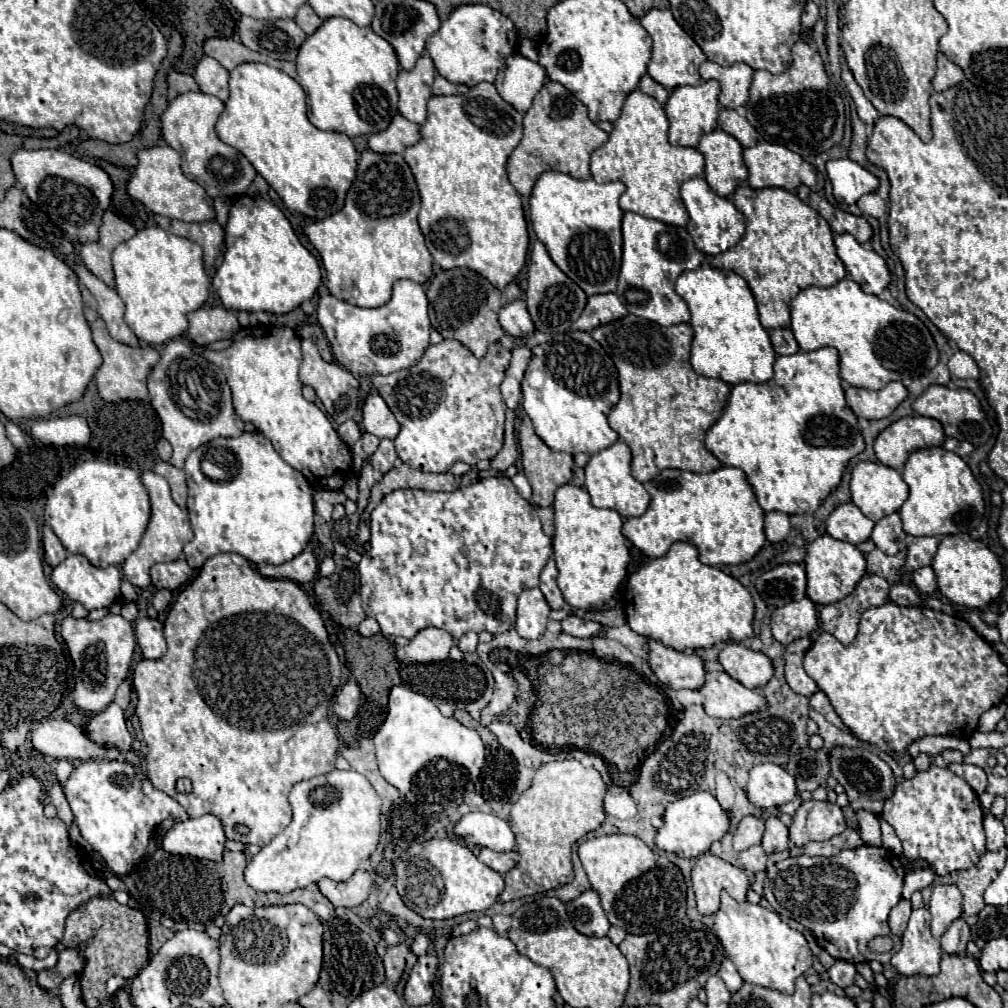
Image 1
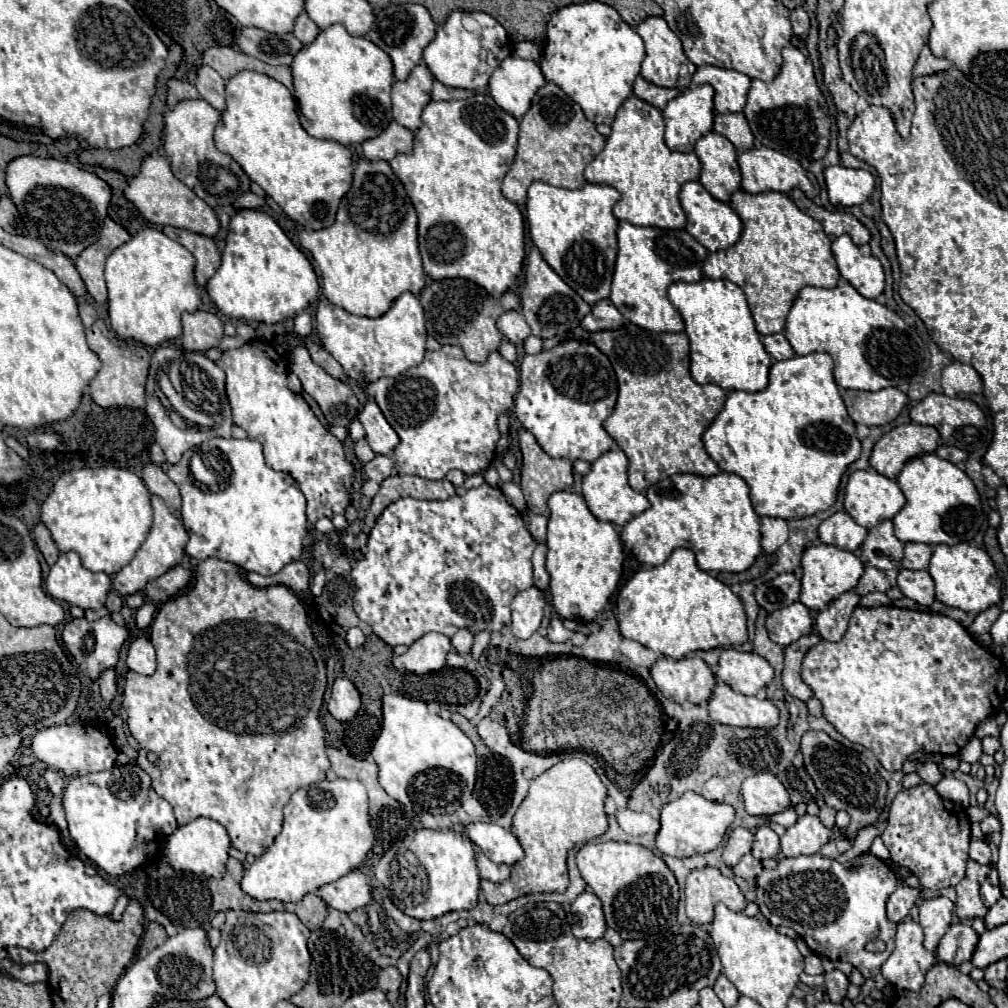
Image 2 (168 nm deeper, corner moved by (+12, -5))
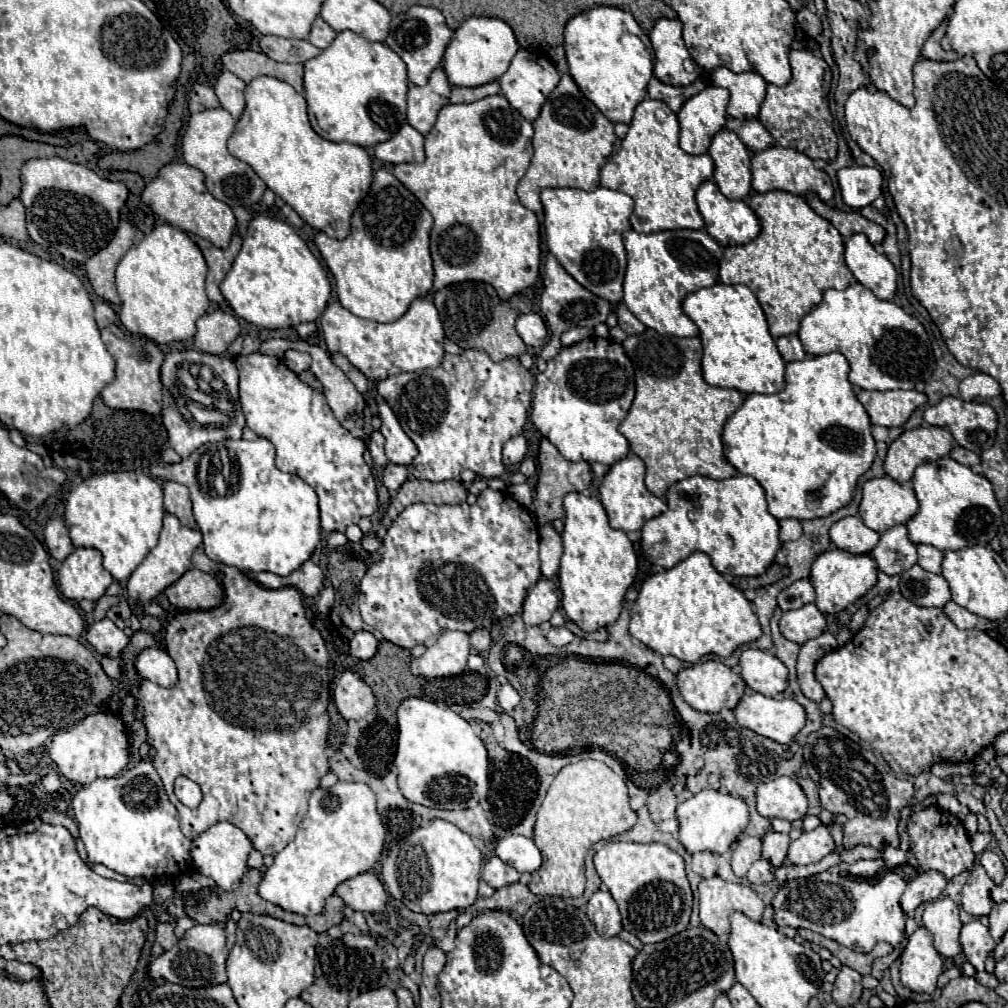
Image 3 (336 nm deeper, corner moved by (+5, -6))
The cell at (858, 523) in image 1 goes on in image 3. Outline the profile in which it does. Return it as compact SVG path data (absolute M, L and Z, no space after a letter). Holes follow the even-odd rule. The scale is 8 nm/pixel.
M847 516L835 522L829 534L831 534L831 542L837 548L847 550L851 554L869 554L879 542L879 534L867 528L859 516Z

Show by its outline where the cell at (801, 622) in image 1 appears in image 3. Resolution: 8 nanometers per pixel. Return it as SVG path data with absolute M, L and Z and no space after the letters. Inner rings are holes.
M805 604L803 608L783 612L779 628L787 640L805 644L811 638L817 638L825 630L825 616L815 604Z

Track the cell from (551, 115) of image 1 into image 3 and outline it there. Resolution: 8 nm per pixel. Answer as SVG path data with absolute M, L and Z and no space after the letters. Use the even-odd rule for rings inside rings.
M569 74L561 76L559 86L549 94L541 108L539 118L533 122L533 160L525 176L517 186L517 196L525 208L541 214L539 192L543 188L581 188L595 190L599 186L599 170L613 154L619 142L613 132L613 122L609 122L601 110L587 100Z

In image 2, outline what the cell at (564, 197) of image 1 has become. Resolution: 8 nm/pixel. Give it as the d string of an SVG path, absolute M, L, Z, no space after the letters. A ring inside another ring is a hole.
M536 181L528 187L526 221L534 245L560 279L564 279L564 283L568 283L590 305L610 295L618 225L618 219L612 215L612 207L618 199L620 193L610 185L586 183L584 187L570 191Z

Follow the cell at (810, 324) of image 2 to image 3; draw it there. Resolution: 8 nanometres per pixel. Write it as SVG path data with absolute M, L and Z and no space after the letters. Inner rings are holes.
M855 282L847 286L845 290L827 290L823 294L823 300L819 306L815 306L803 320L801 320L801 330L799 330L801 344L805 352L819 356L819 354L829 354L829 352L841 352L851 366L849 372L849 382L853 386L859 386L863 390L895 390L895 388L915 388L917 382L923 382L929 372L929 362L931 362L931 372L935 368L935 356L931 348L931 340L925 332L925 328L909 314L903 312L901 306L879 300L869 288L863 284Z

